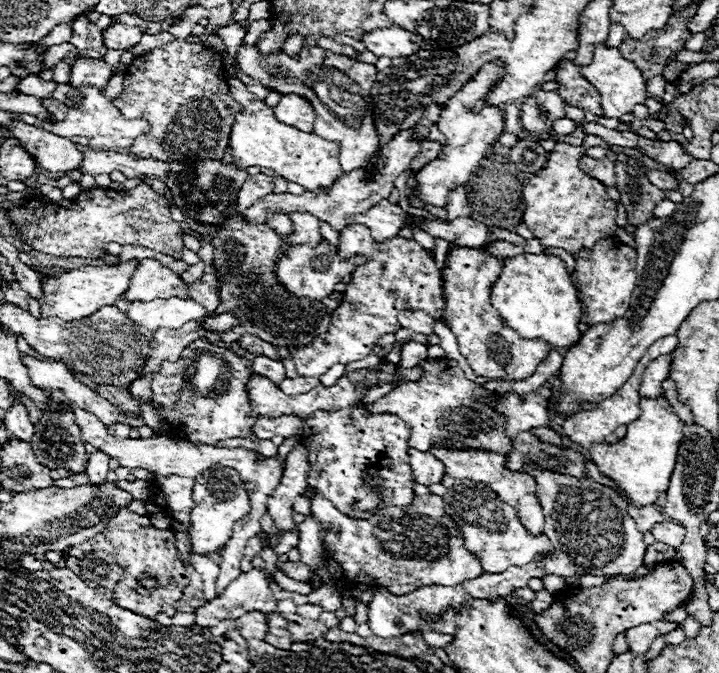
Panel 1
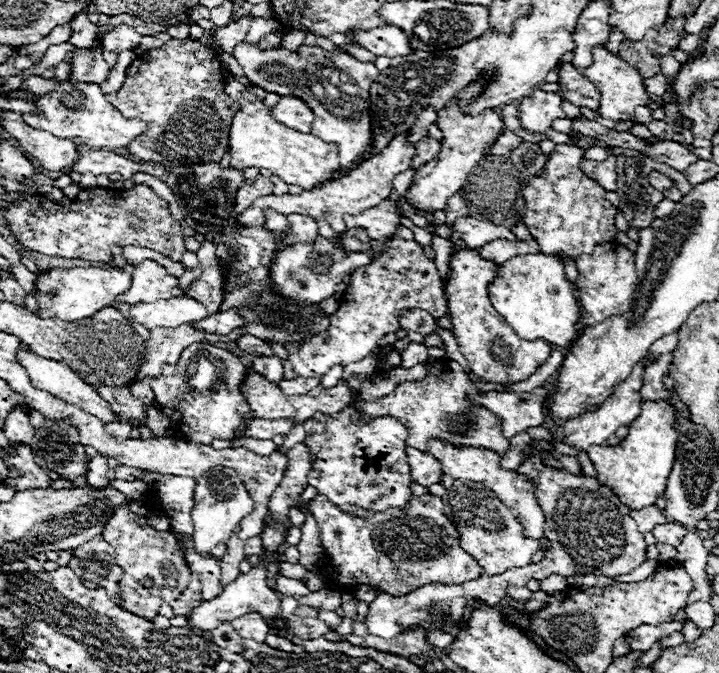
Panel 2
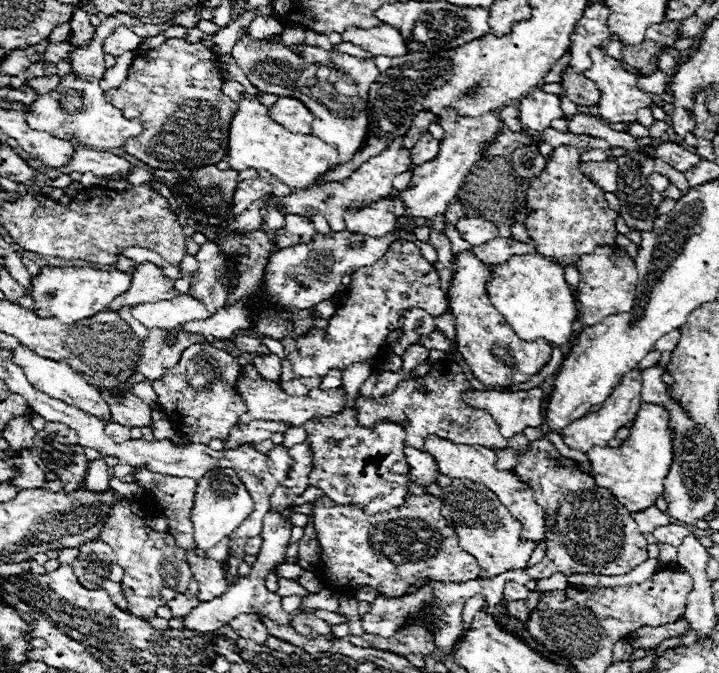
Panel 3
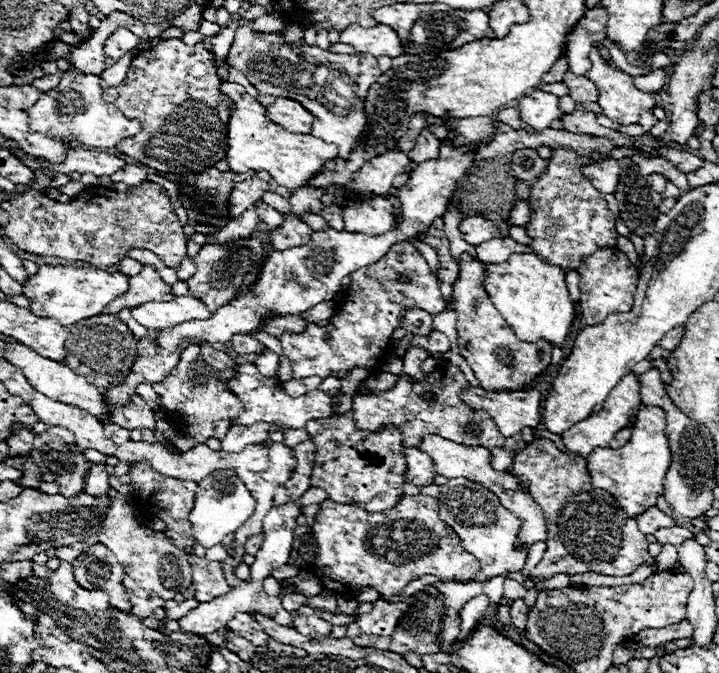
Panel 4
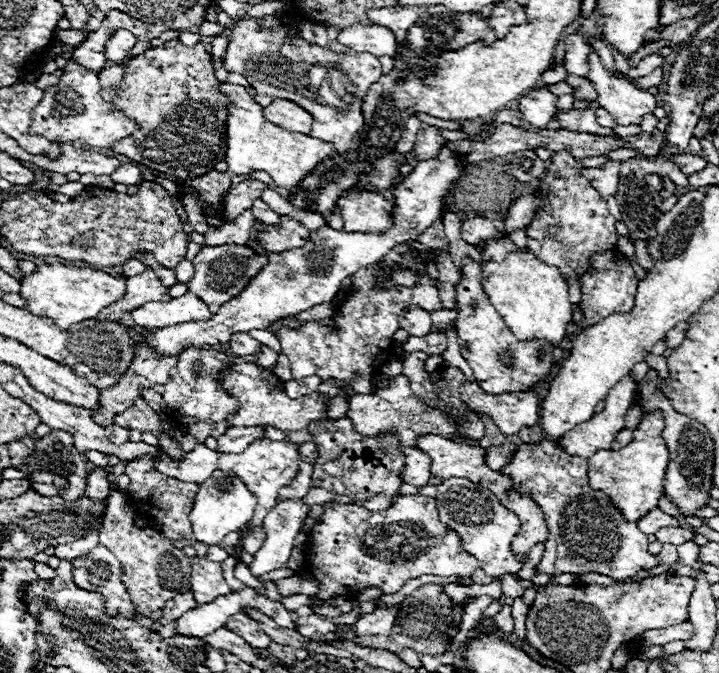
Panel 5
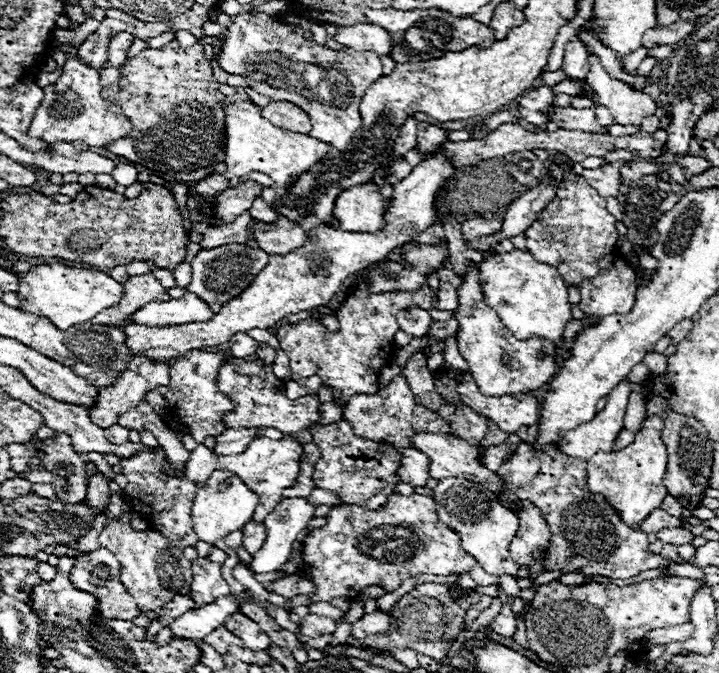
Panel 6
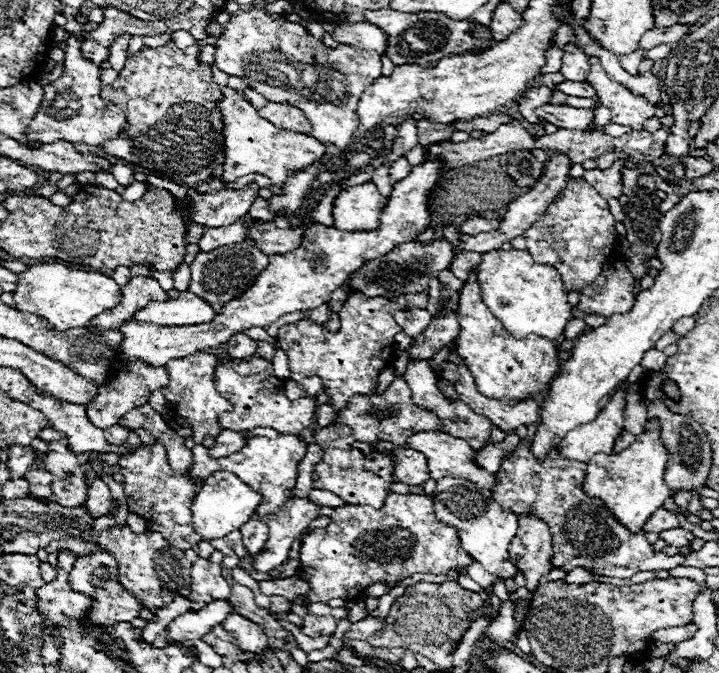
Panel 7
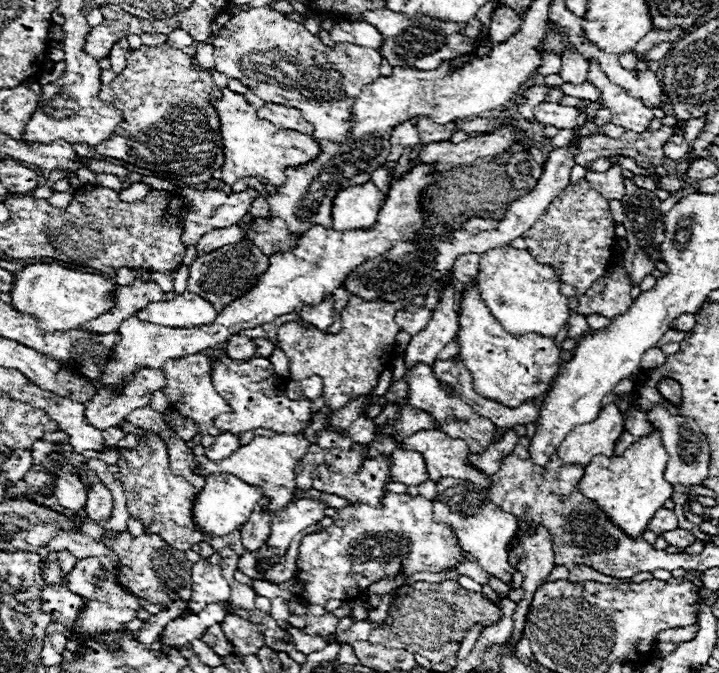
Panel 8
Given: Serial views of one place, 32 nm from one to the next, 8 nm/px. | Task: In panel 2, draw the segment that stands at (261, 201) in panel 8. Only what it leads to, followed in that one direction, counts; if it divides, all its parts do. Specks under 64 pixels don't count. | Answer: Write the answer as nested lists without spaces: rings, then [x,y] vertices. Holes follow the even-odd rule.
[[[272,208],[264,210],[264,218],[266,218],[266,228],[272,232],[286,232],[288,230],[288,222],[284,214],[272,212]]]

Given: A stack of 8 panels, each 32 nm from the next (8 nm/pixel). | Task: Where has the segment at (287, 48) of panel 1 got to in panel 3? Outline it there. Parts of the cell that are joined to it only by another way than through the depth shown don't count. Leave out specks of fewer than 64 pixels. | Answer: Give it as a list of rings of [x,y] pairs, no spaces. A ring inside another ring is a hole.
[[[295,25],[286,26],[280,37],[285,46],[297,46],[304,43],[305,31]]]

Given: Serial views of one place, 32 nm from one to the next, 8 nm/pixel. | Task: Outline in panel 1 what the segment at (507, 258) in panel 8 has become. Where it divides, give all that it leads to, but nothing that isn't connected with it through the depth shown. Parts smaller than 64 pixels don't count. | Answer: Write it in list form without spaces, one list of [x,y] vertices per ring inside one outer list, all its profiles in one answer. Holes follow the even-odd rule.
[[[518,254],[508,258],[490,288],[490,296],[506,324],[522,338],[542,338],[546,344],[568,348],[582,336],[576,328],[582,318],[578,290],[566,272],[566,264],[552,254]]]

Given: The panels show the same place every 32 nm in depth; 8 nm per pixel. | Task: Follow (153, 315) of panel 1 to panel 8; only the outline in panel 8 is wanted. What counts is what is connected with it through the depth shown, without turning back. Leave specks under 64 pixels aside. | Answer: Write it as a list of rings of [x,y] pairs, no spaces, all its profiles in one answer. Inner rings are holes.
[[[184,292],[182,296],[176,296],[168,302],[150,302],[136,312],[138,320],[166,328],[194,328],[212,324],[216,316],[218,312],[212,304],[208,304],[208,300],[190,292]]]

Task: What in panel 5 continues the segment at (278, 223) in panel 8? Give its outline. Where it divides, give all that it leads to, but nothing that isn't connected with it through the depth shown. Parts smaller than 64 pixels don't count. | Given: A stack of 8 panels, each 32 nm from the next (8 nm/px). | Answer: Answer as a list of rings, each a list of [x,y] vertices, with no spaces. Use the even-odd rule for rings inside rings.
[[[280,216],[280,224],[276,226],[266,226],[258,222],[254,226],[254,236],[258,238],[260,246],[266,252],[280,254],[280,252],[304,246],[310,238],[310,230],[306,230],[300,222],[288,216]]]

